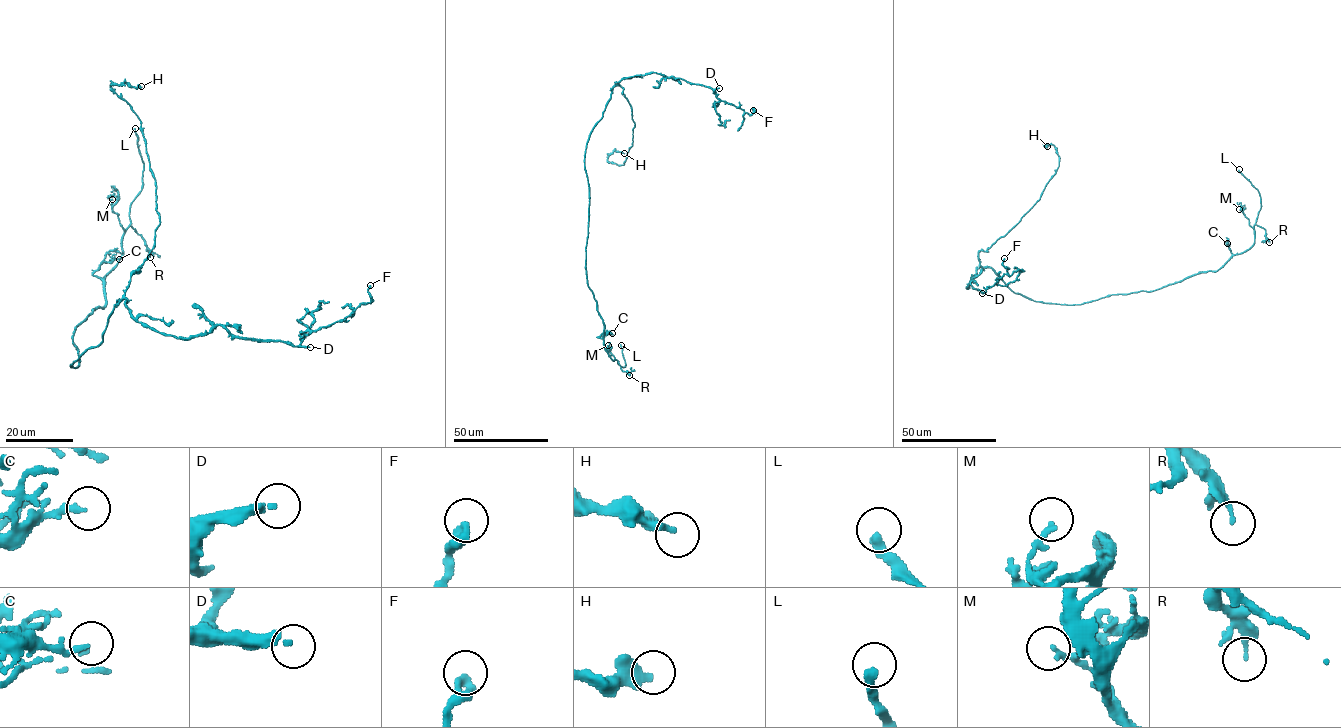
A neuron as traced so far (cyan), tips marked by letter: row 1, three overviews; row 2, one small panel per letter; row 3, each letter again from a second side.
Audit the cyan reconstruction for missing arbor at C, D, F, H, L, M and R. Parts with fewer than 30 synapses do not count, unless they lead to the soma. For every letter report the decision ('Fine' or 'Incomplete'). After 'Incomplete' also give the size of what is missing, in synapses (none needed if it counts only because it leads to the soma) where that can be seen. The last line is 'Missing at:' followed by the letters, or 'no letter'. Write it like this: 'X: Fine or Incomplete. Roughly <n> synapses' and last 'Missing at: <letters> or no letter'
C: Fine
D: Incomplete. Roughly 70 synapses
F: Fine
H: Fine
L: Incomplete
M: Fine
R: Fine
Missing at: D, L

